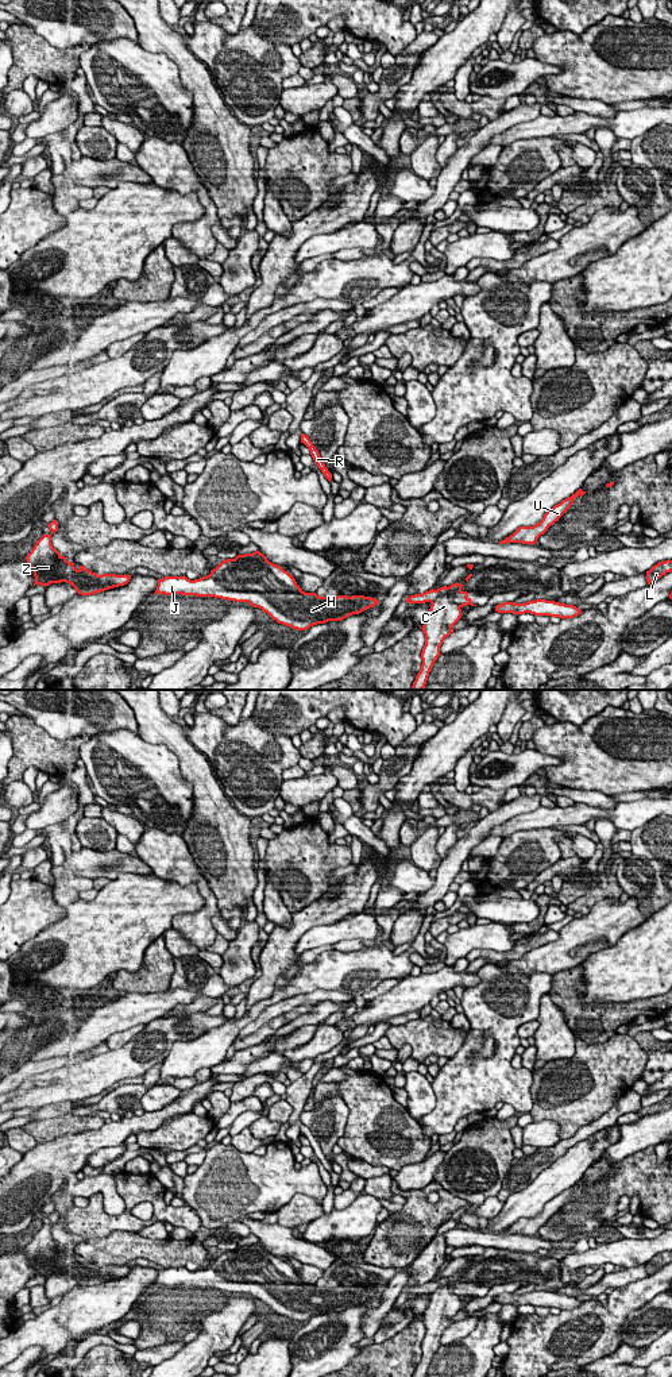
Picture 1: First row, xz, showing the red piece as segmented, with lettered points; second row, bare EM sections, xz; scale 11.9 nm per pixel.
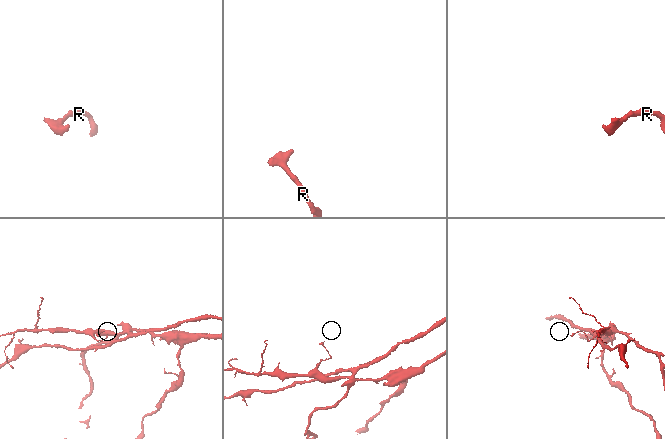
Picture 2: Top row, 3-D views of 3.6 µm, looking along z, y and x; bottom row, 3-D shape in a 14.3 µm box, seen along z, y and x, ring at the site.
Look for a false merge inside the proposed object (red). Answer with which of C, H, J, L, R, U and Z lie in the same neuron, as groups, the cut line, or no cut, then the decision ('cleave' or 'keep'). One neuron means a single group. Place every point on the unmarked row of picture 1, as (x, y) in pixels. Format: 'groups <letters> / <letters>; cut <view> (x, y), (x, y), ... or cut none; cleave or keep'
groups C U / H J L R Z; cut xz (431, 1293), (448, 1287), (460, 1298); cleave

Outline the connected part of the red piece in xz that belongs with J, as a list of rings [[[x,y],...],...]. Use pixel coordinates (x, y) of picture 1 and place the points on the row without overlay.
[[[255,1242],[223,1251],[209,1266],[190,1272],[184,1268],[158,1270],[154,1285],[215,1288],[248,1293],[278,1315],[297,1322],[328,1312],[341,1312],[379,1295],[364,1287],[320,1288],[305,1284],[293,1266]]]

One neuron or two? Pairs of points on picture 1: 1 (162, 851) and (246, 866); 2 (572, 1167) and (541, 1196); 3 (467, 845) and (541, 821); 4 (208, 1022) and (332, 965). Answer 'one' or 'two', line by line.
1: two
2: one
3: two
4: two

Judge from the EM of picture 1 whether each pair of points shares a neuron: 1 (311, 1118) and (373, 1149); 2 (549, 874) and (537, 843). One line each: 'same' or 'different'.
1: different
2: same

